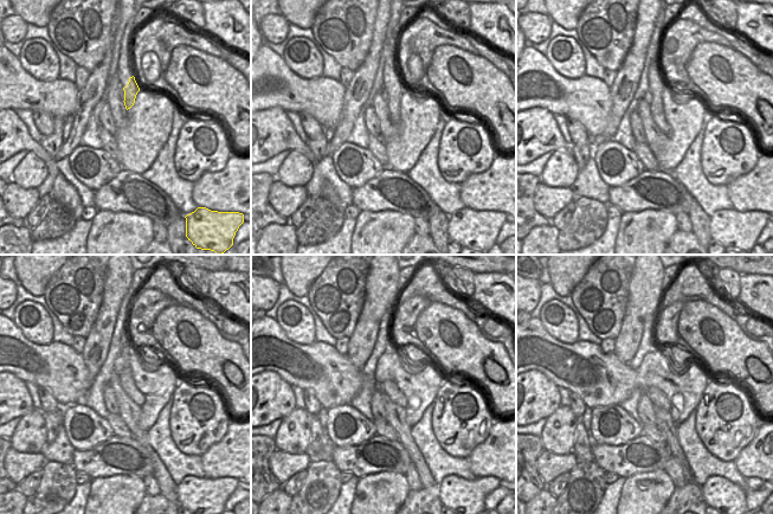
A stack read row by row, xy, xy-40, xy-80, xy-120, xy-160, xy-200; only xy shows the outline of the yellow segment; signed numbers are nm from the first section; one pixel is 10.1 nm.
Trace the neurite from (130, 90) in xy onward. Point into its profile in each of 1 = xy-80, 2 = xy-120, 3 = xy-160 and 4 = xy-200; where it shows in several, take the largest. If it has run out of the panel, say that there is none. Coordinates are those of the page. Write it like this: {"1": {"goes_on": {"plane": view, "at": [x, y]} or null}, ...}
{"1": {"goes_on": {"plane": "xy-80", "at": [657, 109]}}, "2": {"goes_on": {"plane": "xy-120", "at": [128, 385]}}, "3": {"goes_on": {"plane": "xy-160", "at": [390, 389]}}, "4": {"goes_on": {"plane": "xy-200", "at": [658, 398]}}}

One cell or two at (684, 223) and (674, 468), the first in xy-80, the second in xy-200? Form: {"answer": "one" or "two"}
{"answer": "one"}

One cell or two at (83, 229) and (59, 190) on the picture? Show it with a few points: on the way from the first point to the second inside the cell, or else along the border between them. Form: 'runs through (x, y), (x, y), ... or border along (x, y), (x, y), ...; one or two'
border along (81, 217), (77, 220); two

